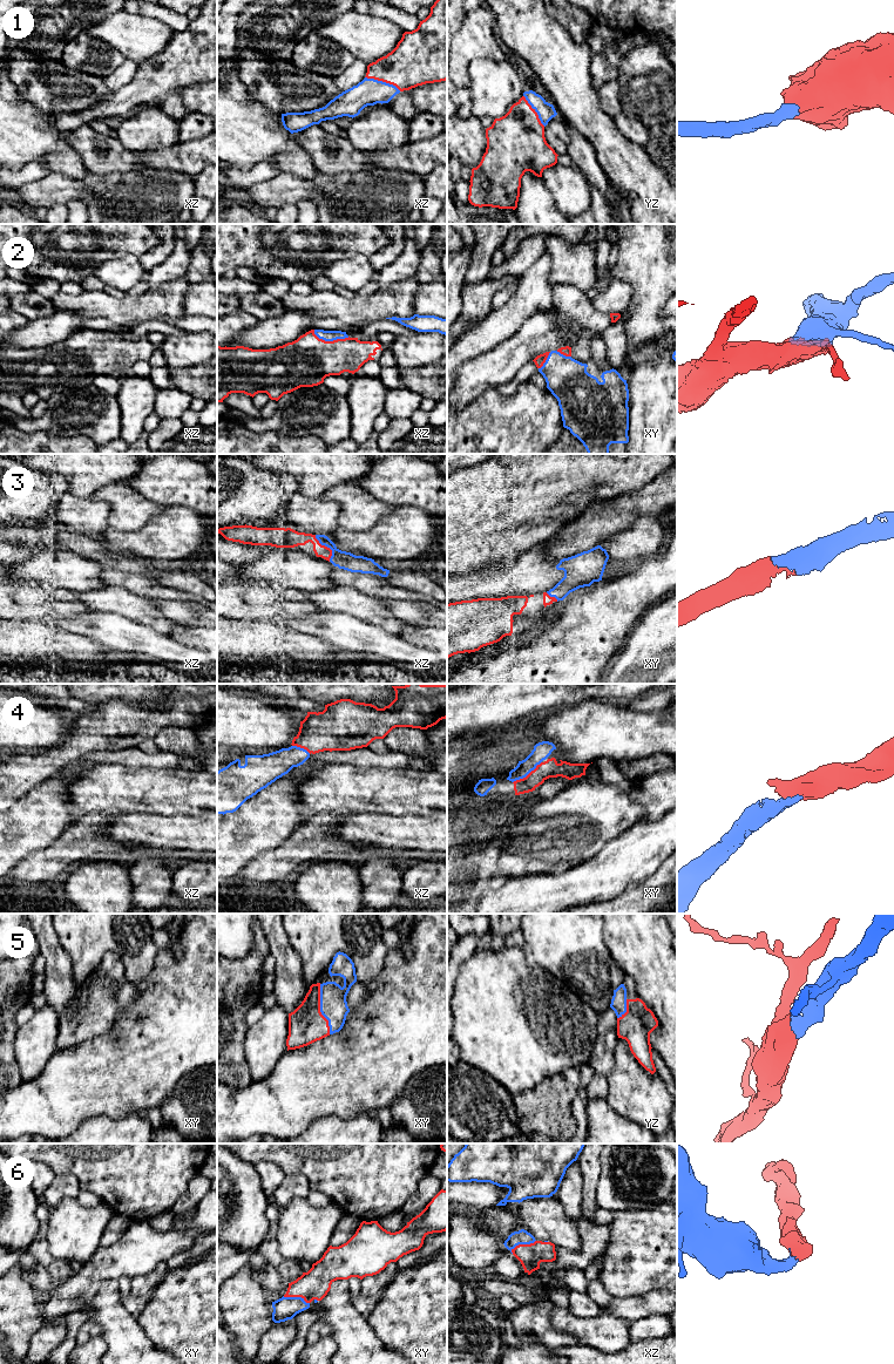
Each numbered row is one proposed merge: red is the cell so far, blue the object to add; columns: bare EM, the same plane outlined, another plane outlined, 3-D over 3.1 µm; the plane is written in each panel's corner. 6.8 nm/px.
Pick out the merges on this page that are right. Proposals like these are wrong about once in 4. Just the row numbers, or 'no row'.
1, 2, 3, 4, 5, 6

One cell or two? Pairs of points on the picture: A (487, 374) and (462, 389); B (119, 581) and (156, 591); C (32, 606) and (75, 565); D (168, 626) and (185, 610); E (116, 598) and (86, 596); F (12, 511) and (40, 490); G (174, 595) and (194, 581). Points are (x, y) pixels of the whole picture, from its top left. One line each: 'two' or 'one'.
A: one
B: one
C: two
D: two
E: one
F: one
G: two

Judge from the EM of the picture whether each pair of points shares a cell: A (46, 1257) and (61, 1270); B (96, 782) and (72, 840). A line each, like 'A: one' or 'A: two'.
A: one
B: two

